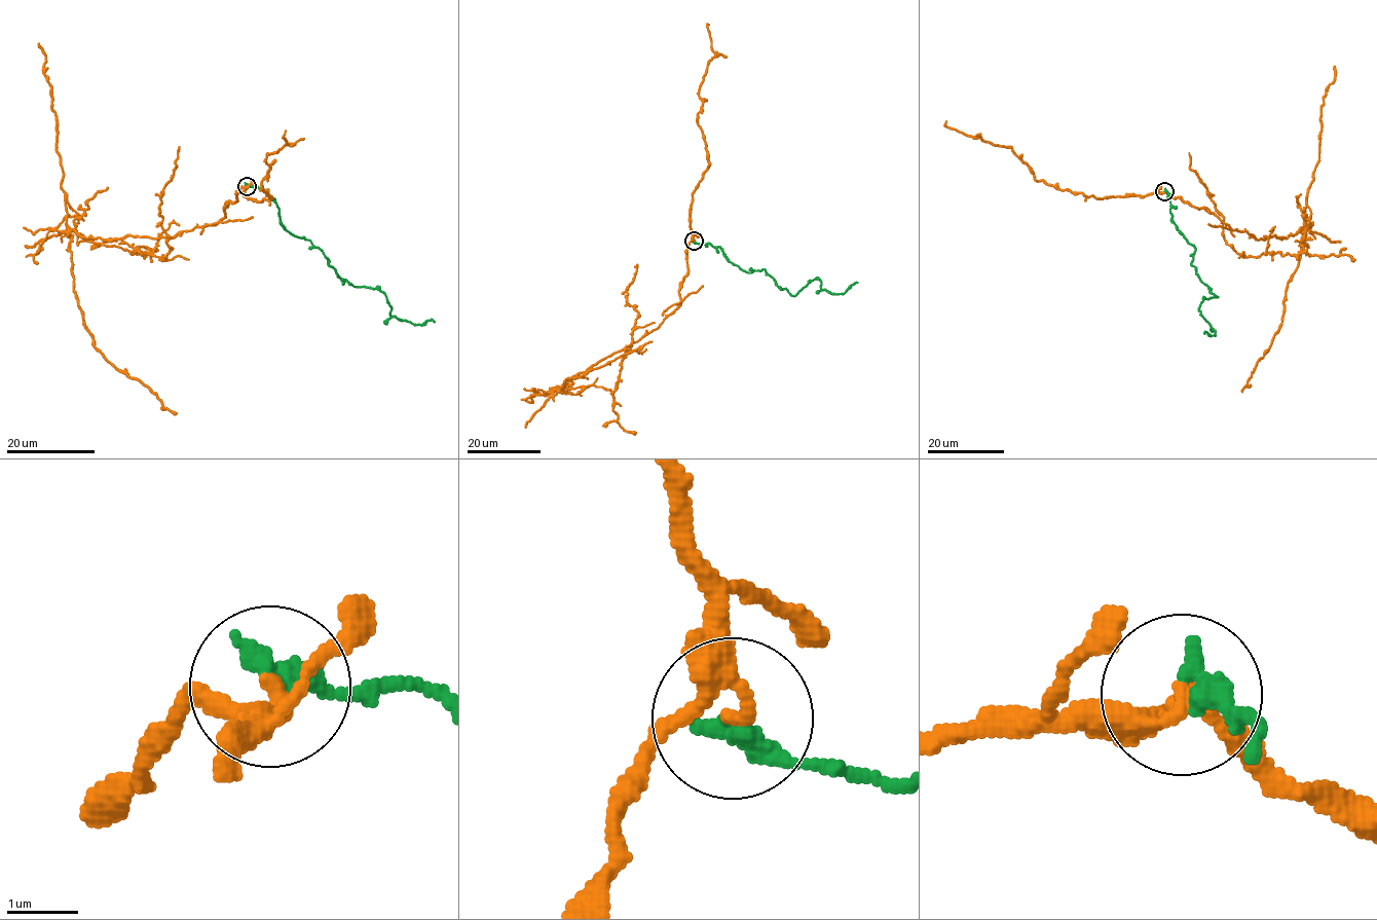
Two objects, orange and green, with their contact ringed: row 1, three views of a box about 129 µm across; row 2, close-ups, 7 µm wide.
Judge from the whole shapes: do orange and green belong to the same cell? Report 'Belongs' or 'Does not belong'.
Does not belong

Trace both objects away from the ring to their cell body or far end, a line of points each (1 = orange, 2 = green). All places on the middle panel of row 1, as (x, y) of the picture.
1: (693, 241), (680, 303), (673, 311), (561, 389), (616, 387), (638, 313), (626, 296), (637, 264)
2: (693, 241), (718, 246), (747, 272), (764, 269), (792, 295), (817, 278), (820, 288), (832, 294), (857, 283)

